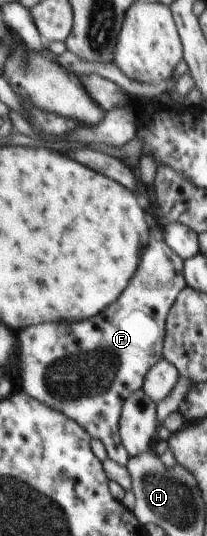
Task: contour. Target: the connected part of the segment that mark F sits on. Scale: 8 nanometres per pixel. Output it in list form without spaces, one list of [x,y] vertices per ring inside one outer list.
[[[163,235],[153,236],[149,249],[147,249],[145,255],[143,255],[143,263],[141,267],[139,267],[137,275],[131,280],[131,285],[127,287],[127,291],[123,293],[123,297],[121,297],[117,303],[111,305],[111,309],[107,309],[101,317],[93,317],[93,319],[87,319],[87,321],[81,321],[81,323],[45,323],[45,325],[35,325],[35,327],[25,329],[25,331],[19,333],[19,347],[21,347],[21,355],[23,355],[23,357],[21,357],[23,373],[21,373],[21,380],[19,382],[20,387],[35,397],[35,399],[39,399],[39,401],[45,403],[45,405],[49,404],[51,407],[57,409],[57,411],[66,413],[67,417],[78,421],[79,425],[87,429],[94,439],[100,439],[105,443],[110,458],[113,459],[113,461],[121,465],[128,465],[132,455],[129,453],[129,449],[127,449],[125,443],[123,443],[122,417],[124,408],[130,397],[133,397],[135,393],[144,389],[148,373],[151,369],[166,359],[165,340],[167,339],[167,323],[169,323],[171,309],[175,307],[179,296],[187,287],[189,287],[189,283],[185,273],[185,259],[167,243]]]

